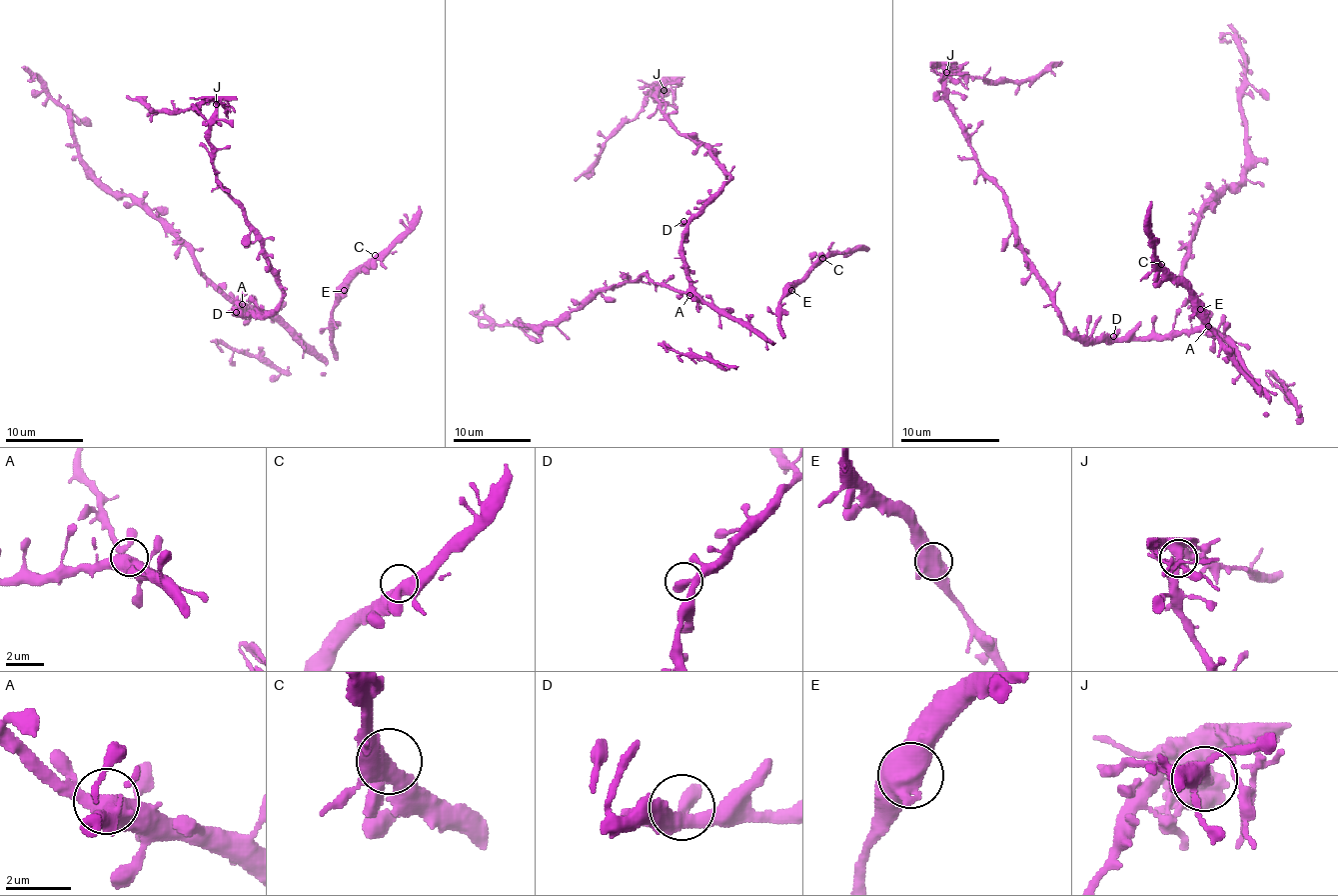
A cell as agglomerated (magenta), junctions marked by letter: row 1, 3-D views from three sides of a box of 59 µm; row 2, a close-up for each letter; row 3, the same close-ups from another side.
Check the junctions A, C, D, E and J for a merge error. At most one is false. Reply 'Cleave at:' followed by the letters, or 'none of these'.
Cleave at: J

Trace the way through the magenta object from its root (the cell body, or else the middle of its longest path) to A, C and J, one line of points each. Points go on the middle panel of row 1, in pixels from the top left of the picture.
A: (689, 219), (681, 243), (681, 268), (689, 284), (689, 295)
C: (689, 219), (681, 243), (681, 268), (689, 286), (773, 342), (781, 336), (779, 301), (822, 258)
J: (689, 219), (728, 180), (728, 176), (703, 145), (681, 135), (663, 113), (657, 94), (665, 90)

